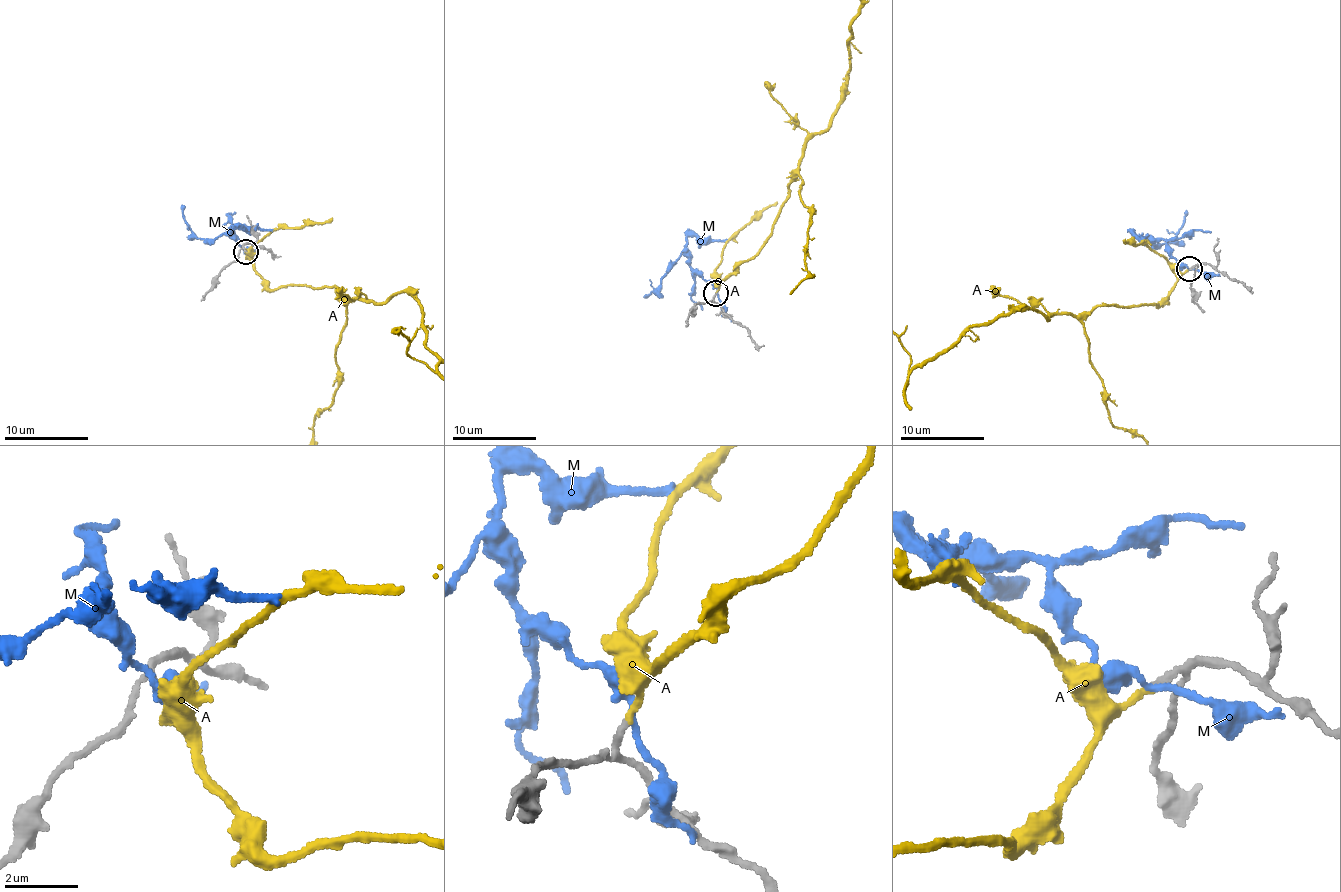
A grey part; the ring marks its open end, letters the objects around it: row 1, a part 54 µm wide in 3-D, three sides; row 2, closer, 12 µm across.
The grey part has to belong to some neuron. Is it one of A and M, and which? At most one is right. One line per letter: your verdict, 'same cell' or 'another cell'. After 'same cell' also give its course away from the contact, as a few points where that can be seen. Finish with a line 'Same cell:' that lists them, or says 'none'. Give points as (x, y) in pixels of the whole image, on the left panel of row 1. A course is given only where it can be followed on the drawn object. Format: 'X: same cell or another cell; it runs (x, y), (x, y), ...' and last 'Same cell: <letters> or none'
A: same cell
M: another cell
Same cell: A

